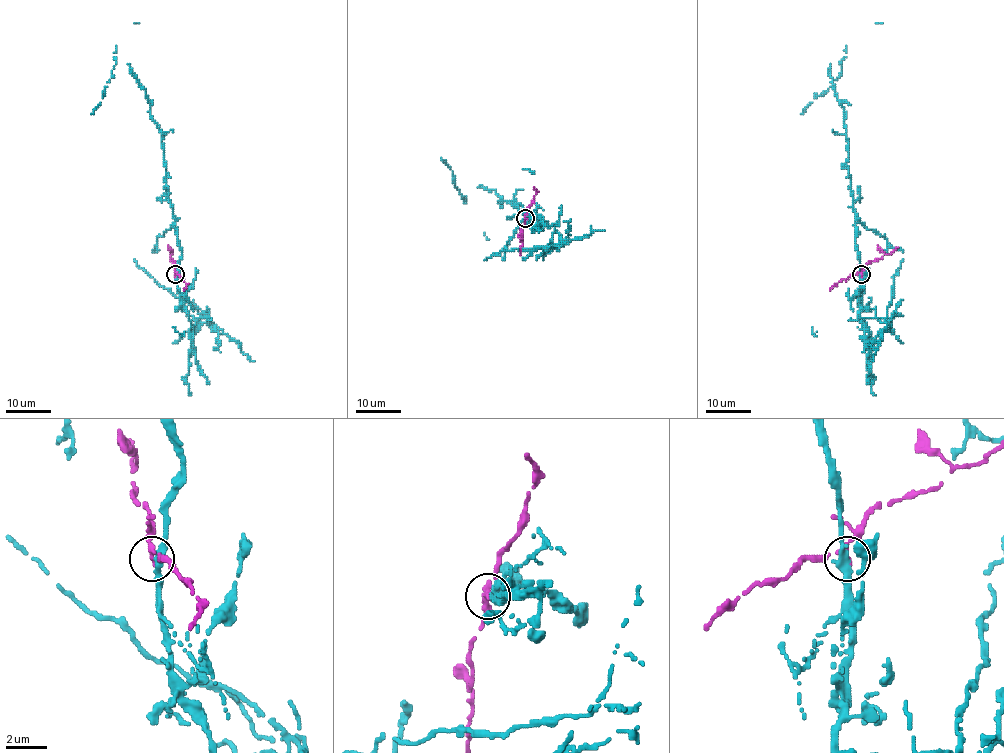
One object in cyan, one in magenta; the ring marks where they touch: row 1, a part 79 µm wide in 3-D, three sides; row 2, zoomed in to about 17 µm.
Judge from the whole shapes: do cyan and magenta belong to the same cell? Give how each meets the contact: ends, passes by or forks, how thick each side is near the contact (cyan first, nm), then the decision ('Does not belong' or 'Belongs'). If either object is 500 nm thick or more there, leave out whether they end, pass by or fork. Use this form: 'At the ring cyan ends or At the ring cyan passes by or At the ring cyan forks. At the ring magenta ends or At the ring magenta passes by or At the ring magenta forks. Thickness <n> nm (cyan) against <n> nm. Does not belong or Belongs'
At the ring cyan passes by. At the ring magenta passes by. Thickness 360 nm (cyan) against 220 nm. Does not belong

